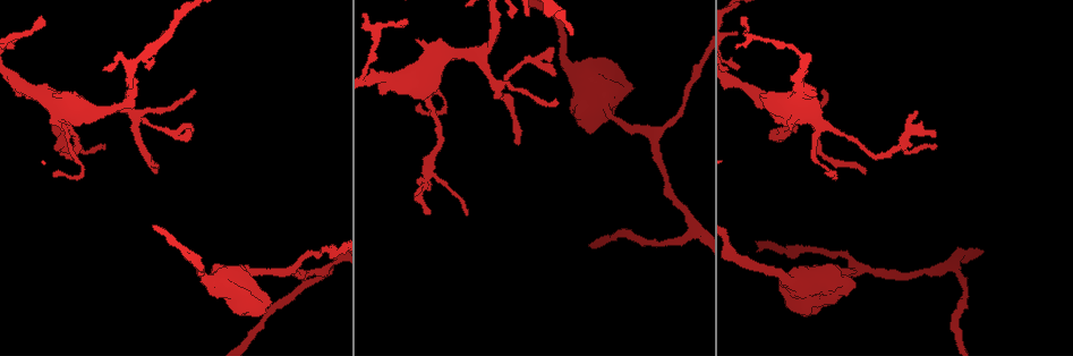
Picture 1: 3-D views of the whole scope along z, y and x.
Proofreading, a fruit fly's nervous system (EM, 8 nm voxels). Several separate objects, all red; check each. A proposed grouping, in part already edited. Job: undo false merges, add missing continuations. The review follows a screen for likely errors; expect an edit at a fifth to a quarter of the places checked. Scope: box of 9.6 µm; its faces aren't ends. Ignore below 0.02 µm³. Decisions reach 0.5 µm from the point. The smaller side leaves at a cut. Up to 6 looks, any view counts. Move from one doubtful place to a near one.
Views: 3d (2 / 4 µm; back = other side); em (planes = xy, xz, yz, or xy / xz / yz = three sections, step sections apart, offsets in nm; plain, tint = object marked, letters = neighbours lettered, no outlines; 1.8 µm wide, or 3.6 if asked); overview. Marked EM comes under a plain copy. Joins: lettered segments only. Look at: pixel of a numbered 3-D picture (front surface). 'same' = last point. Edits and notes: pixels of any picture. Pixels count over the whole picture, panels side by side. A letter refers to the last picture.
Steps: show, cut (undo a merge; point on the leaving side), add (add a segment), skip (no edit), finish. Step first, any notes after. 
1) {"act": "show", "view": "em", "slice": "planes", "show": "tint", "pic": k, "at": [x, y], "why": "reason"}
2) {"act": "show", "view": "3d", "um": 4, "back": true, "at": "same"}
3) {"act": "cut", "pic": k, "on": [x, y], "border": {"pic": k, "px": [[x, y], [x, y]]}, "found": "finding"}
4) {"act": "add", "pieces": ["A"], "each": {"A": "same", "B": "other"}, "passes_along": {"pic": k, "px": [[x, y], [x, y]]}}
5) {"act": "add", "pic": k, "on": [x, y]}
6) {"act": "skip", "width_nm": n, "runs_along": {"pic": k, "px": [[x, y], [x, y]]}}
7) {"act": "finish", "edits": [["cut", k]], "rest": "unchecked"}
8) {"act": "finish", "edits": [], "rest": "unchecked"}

{"act": "show", "view": "em", "um": 3.6, "slice": "xy", "step": 8, "show": "tint", "pic": 1, "at": [807, 295], "why": "abrupt turn"}

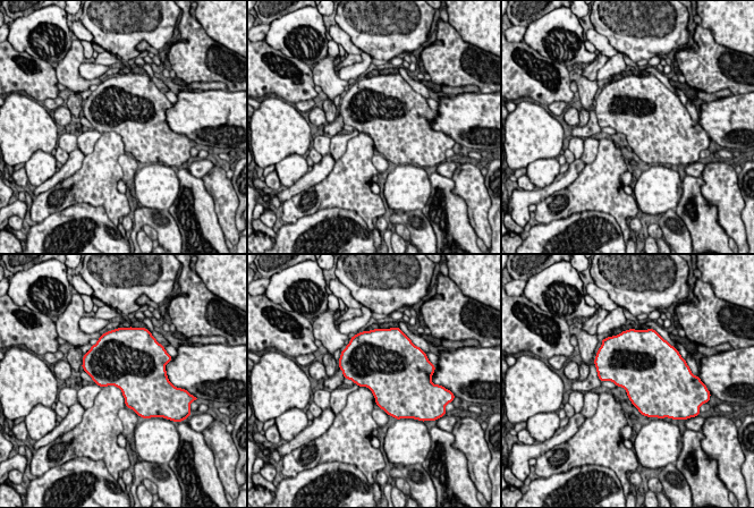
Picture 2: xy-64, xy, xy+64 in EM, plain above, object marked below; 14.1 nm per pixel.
{"act": "show", "view": "em", "um": 3.6, "slice": "planes", "show": "tint", "at": "same", "why": "cut it another way"}

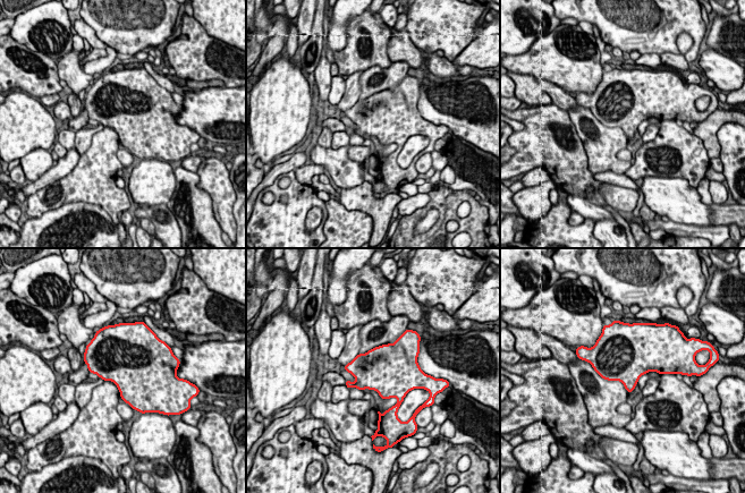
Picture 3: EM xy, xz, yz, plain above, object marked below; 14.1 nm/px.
{"act": "show", "view": "em", "um": 3.6, "slice": "planes", "show": "letters", "at": "same", "why": "what lies round it"}

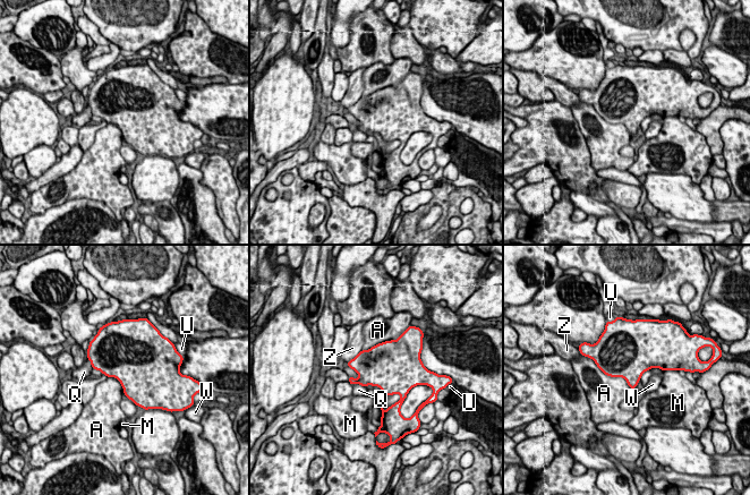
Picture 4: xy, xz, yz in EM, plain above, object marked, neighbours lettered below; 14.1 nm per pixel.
{"act": "skip", "each": {"A": "other", "M": "other", "Q": "other", "U": "other", "W": "other", "Z": "other"}, "border": {"pic": 4, "px": [[593, 359], [631, 389]]}, "found": "all the same neuron"}

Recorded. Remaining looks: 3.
{"act": "show", "view": "em", "slice": "planes", "show": "letters", "pic": 1, "at": [158, 171], "why": "an open end"}

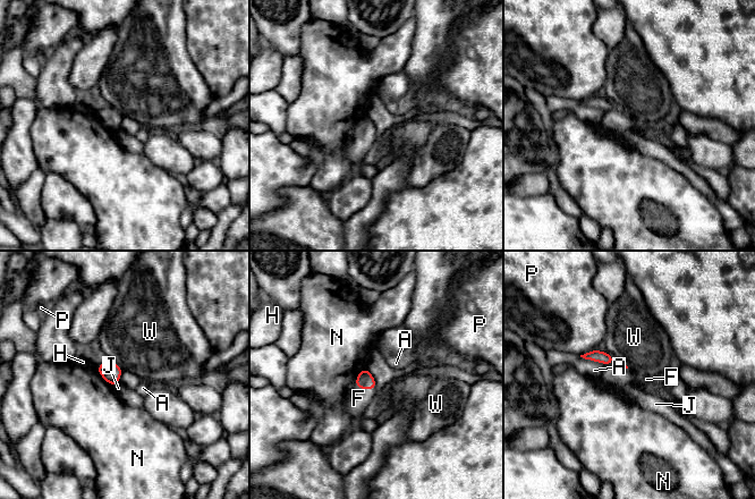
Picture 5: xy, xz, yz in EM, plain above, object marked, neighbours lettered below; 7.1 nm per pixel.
{"act": "add", "pieces": ["F"], "each": {"A": "other", "F": "same", "H": "other", "J": "other", "N": "other", "P": "other", "W": "other"}, "passes_along": {"pic": 5, "px": [[365, 380], [365, 388], [358, 398]]}, "found": "the neuron continues"}

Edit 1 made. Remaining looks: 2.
{"act": "show", "view": "overview"}

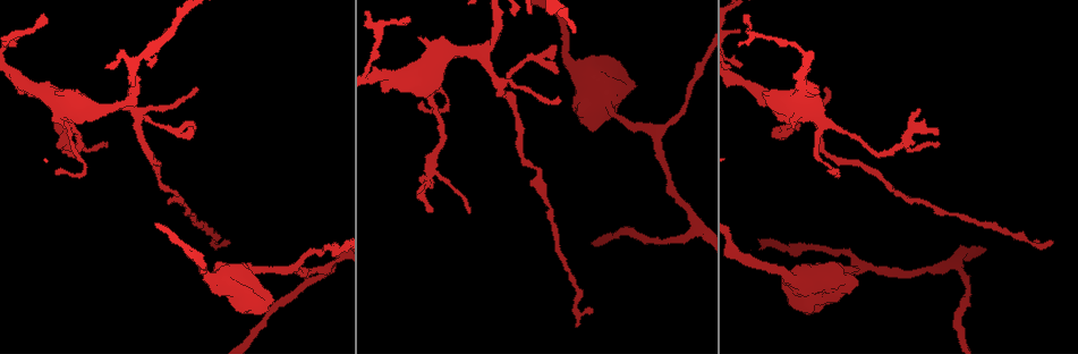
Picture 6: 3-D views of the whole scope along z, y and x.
{"act": "show", "view": "em", "slice": "planes", "show": "letters", "pic": 6, "at": [420, 106], "why": "tapers out"}

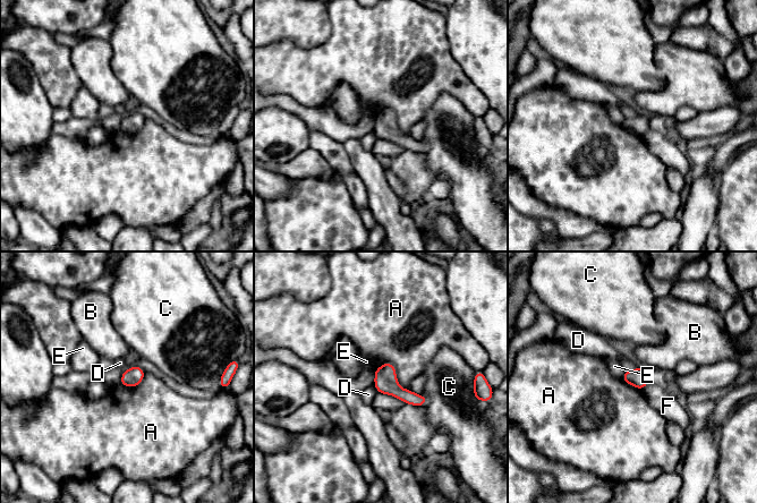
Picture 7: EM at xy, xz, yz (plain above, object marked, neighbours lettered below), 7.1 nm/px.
{"act": "skip", "each": {"A": "other", "B": "other", "C": "other", "D": "other", "E": "other", "F": "other"}, "border": {"pic": 7, "px": [[380, 365], [390, 363], [408, 390]]}, "found": "none of them fits"}

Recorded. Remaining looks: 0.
{"act": "finish", "edits": [["add", 5]], "rest": "unchecked"}

